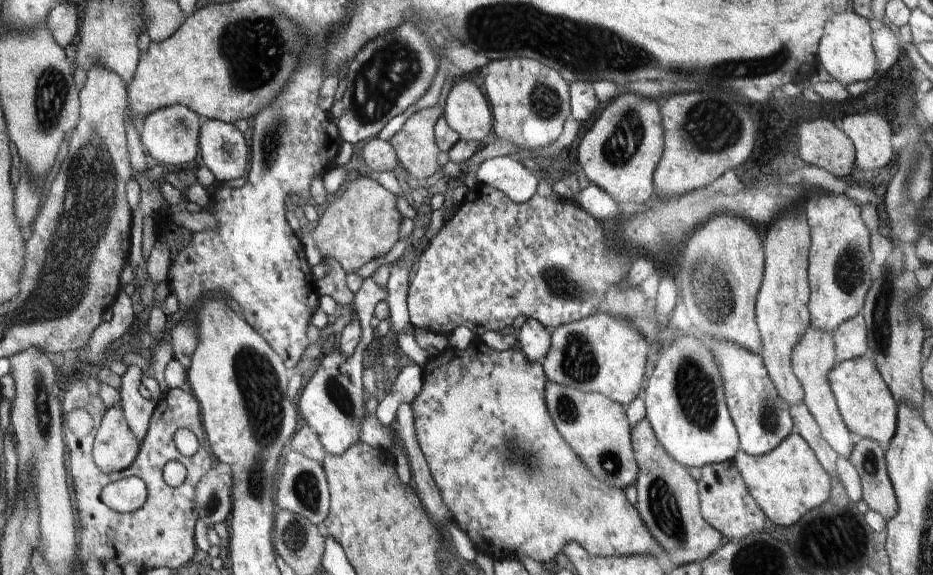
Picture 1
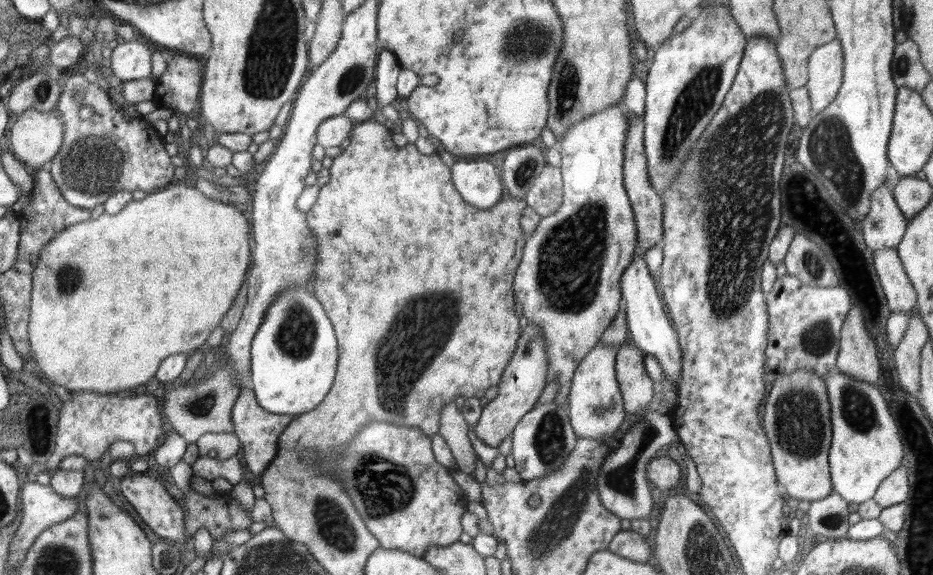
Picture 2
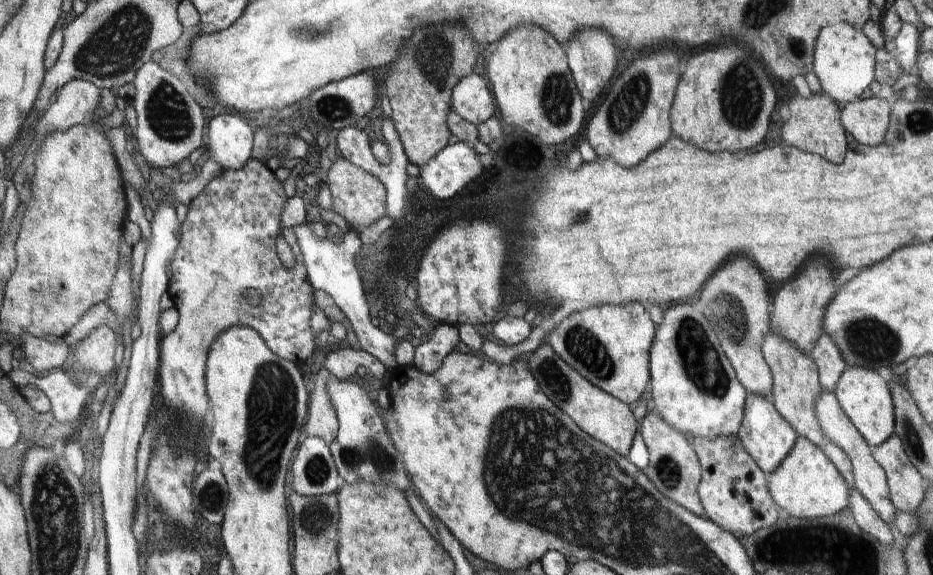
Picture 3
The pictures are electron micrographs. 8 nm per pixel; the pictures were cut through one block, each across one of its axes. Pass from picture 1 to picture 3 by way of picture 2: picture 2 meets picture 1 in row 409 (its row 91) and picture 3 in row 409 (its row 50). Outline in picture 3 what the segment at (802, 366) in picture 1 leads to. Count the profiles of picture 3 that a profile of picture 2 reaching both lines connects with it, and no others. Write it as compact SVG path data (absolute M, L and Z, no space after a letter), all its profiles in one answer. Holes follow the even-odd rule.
M822 389L818 396L815 396L814 414L818 419L818 424L821 426L824 436L829 441L837 444L850 458L853 466L853 475L855 478L855 487L860 491L860 494L870 503L870 506L878 513L882 520L890 525L895 519L896 507L890 502L889 488L884 469L878 464L877 460L871 453L871 446L862 438L860 432L850 422L846 413L842 410L836 395L833 392Z

